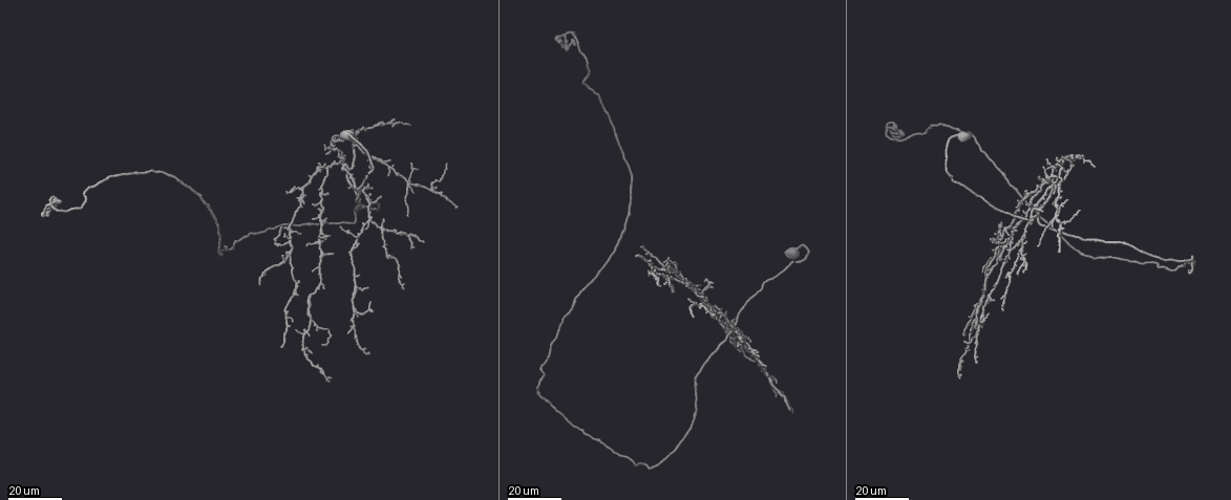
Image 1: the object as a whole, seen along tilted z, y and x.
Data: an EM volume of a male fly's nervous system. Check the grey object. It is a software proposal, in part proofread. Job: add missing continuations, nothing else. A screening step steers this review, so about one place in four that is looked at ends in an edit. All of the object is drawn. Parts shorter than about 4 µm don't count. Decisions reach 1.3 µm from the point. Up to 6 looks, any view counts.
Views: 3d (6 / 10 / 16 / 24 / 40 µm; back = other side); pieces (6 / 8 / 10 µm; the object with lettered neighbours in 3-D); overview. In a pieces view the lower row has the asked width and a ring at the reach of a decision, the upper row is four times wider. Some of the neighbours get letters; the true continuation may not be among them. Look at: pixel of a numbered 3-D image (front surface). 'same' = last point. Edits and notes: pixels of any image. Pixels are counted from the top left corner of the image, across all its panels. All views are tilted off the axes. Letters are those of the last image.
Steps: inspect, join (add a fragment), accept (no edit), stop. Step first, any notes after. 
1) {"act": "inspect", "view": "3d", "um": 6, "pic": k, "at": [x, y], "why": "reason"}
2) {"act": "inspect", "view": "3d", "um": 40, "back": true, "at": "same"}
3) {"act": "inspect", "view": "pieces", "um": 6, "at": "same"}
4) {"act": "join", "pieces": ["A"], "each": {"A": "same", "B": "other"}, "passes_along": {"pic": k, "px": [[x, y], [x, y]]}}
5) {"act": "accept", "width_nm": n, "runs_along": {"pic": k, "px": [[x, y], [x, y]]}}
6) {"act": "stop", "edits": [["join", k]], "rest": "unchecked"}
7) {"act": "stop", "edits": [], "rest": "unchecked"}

{"act": "inspect", "view": "3d", "um": 16, "pic": 1, "at": [737, 351], "why": "branch stops here"}

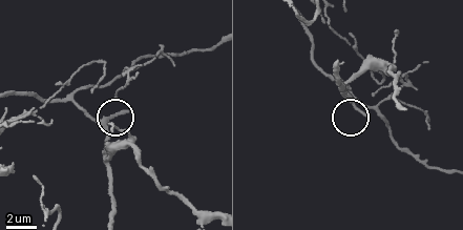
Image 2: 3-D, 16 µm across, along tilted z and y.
{"act": "inspect", "view": "pieces", "um": 8, "pic": 2, "at": [126, 113]}

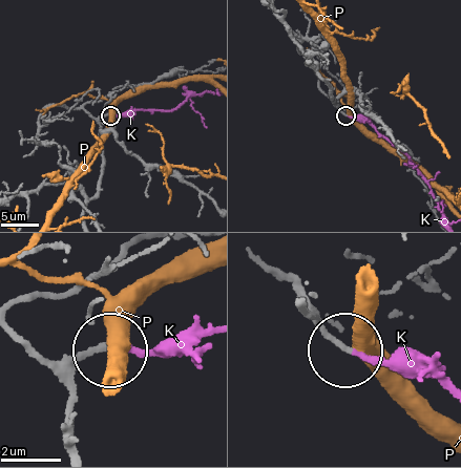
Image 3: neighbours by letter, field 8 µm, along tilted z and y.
{"act": "join", "pieces": ["K"], "width_nm": 170, "each": {"K": "same", "P": "other"}, "passes_along": {"pic": 3, "px": [[71, 429], [92, 356], [210, 334]]}, "found": "the cell continues"}

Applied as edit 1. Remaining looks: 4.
{"act": "inspect", "view": "3d", "um": 24, "pic": 1, "at": [750, 339], "why": "tapers out"}

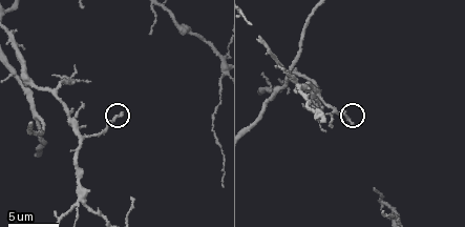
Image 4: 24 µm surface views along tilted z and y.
{"act": "inspect", "view": "pieces", "um": 6, "pic": 4, "at": [119, 113], "why": "see the neighbours"}

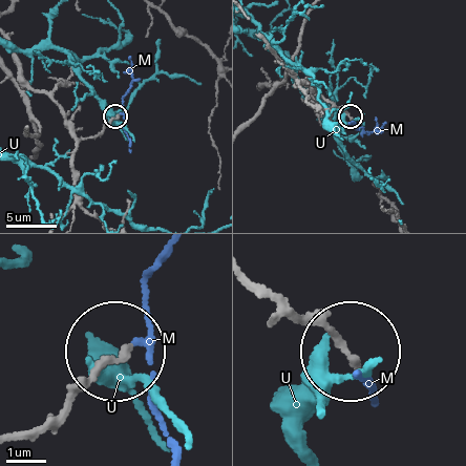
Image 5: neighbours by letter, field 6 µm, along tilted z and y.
{"act": "join", "pieces": ["M"], "each": {"M": "same", "U": "other"}, "found": "the cell continues"}

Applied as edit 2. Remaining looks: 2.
{"act": "stop", "edits": [["join", 3], ["join", 5]], "rest": "unchecked"}

